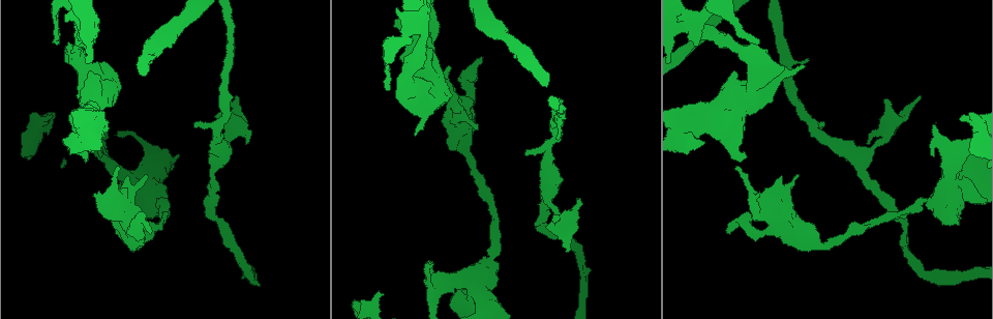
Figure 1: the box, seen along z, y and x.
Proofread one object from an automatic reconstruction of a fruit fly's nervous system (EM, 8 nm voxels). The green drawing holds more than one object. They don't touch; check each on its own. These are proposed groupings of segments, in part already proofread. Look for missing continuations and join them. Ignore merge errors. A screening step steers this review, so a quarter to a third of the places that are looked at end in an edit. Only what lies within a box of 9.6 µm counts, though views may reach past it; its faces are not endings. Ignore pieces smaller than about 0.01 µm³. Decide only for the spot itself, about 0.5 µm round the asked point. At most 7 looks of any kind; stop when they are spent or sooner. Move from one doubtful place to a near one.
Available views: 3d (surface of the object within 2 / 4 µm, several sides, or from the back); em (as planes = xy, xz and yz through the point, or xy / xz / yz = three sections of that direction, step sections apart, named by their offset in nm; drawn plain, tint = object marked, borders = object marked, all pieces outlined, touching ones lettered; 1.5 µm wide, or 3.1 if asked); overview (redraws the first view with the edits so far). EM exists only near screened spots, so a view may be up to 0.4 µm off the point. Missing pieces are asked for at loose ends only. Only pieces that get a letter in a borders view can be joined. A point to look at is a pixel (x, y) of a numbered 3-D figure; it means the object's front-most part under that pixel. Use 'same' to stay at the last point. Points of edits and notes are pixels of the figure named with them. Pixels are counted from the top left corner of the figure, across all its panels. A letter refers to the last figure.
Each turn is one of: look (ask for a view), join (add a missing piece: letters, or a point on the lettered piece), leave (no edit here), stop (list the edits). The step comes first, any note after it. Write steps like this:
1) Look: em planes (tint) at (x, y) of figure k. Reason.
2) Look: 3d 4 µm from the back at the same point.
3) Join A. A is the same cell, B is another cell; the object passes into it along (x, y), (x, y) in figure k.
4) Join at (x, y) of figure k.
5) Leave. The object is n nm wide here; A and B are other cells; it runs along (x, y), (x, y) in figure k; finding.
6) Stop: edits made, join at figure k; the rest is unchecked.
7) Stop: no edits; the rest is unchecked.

Look: 3d 2 µm at (150, 231) of figure 1. Branch stops here.

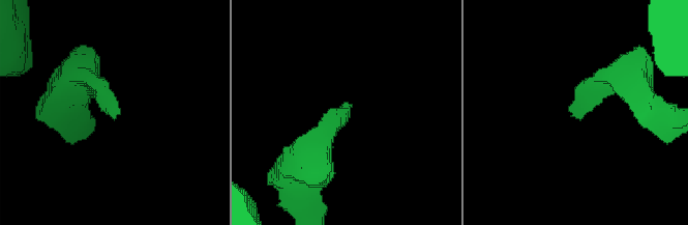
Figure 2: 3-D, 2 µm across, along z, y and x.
Look: em planes (borders) at (342, 112) of figure 2.

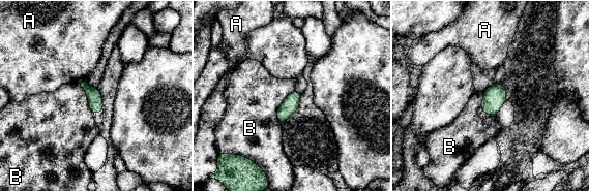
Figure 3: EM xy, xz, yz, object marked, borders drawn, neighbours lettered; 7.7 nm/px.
Leave. A and B are other cells; a border runs along (295, 90), (277, 109), (281, 124) in figure 3; no lettered piece goes on from it.

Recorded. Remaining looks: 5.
Look: em xy step 4 (borders) at (475, 129) of figure 1. An open end.

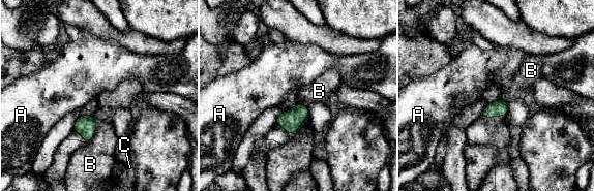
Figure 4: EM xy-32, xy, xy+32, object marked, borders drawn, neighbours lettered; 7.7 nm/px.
Look: em xz step 4 (borders) at the same point.

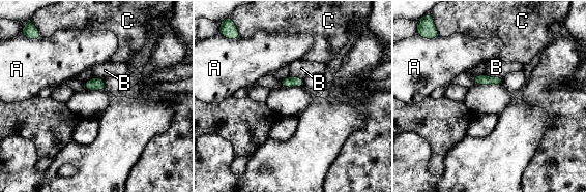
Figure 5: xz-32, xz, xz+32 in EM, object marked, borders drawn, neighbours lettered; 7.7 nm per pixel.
Leave. The longest contact is with B, 140 nm; A, B and C are other cells; a border runs along (486, 73), (501, 80) in figure 5; no lettered piece goes on from it.

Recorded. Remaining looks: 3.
Look: 3d 2 µm at (384, 294) of figure 1.

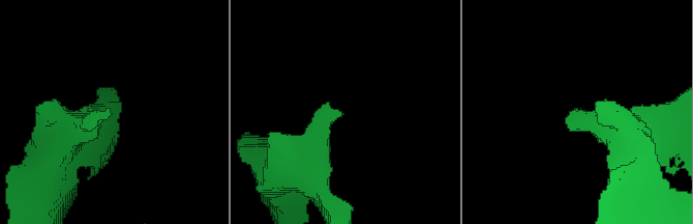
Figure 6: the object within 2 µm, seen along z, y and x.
Look: em planes (borders) at (109, 111) of figure 6.

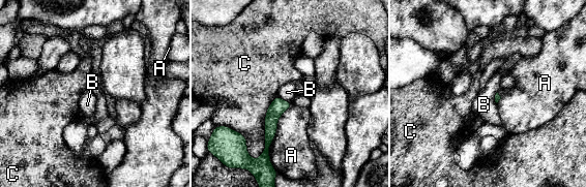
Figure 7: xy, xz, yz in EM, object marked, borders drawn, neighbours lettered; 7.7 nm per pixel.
Leave. A, B and C are other cells; a border runs along (276, 95), (291, 102) in figure 7; none of them fits.

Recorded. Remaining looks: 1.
Stop: no edits; the rest is unchecked.

